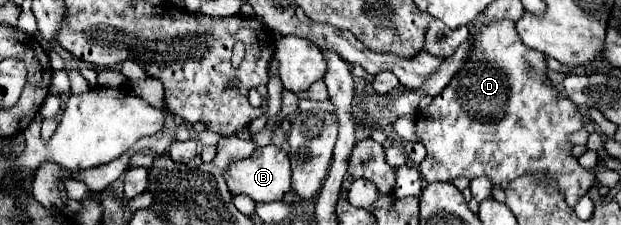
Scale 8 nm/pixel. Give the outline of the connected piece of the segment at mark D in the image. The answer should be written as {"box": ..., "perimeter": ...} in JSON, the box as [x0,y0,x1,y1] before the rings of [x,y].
{"box":[415,20,597,206],"perimeter":[[[511,20],[485,24],[479,30],[477,42],[473,44],[473,54],[467,58],[465,66],[455,74],[449,86],[433,98],[433,102],[417,114],[415,136],[427,150],[421,162],[421,174],[425,182],[449,182],[453,178],[479,178],[489,176],[493,184],[507,188],[507,184],[523,174],[549,174],[565,194],[569,206],[575,206],[583,194],[597,182],[595,170],[585,170],[579,166],[577,158],[571,154],[573,144],[569,136],[583,130],[585,118],[579,114],[577,106],[565,98],[547,78],[545,56],[529,46],[525,46]]]}

